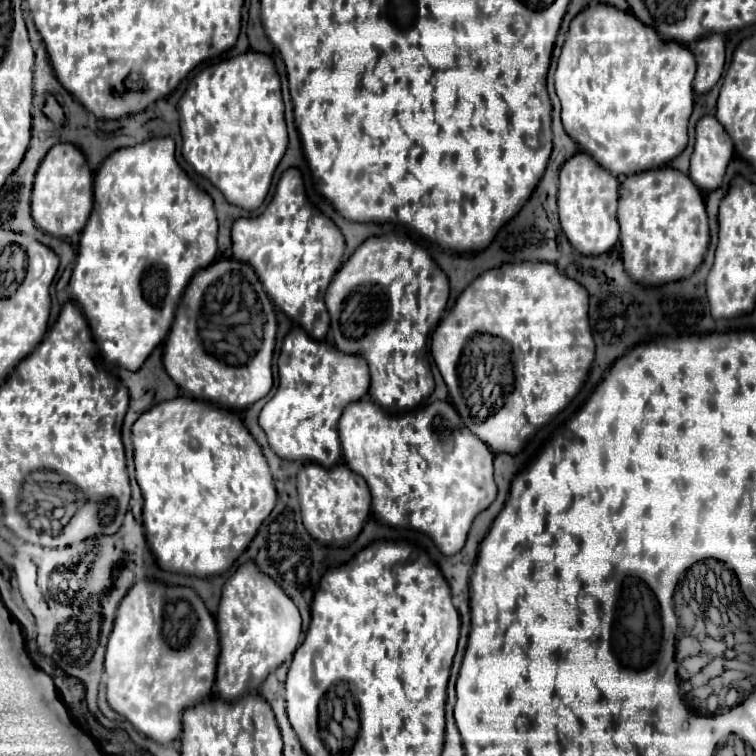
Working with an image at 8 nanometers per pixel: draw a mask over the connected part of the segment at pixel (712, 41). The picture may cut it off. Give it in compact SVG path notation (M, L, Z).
M707 35L691 45L691 53L697 59L697 75L693 89L697 95L709 93L723 75L725 67L725 41L723 35Z

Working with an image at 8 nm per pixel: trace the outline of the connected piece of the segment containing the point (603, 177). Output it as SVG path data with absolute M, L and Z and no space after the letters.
M587 153L573 155L559 175L559 219L569 243L581 251L581 255L601 255L609 251L619 239L617 223L617 197L619 181L605 171Z

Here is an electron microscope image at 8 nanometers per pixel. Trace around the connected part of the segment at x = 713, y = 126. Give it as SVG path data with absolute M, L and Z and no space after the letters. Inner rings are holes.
M703 117L697 123L695 151L691 155L689 177L703 193L711 193L721 187L725 169L733 157L733 141L717 123L715 117Z

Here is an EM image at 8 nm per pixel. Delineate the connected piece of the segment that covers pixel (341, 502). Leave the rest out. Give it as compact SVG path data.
M307 463L297 473L297 491L305 529L313 539L327 547L345 547L361 533L371 507L371 495L365 479L349 471L347 465L325 469L317 463Z

